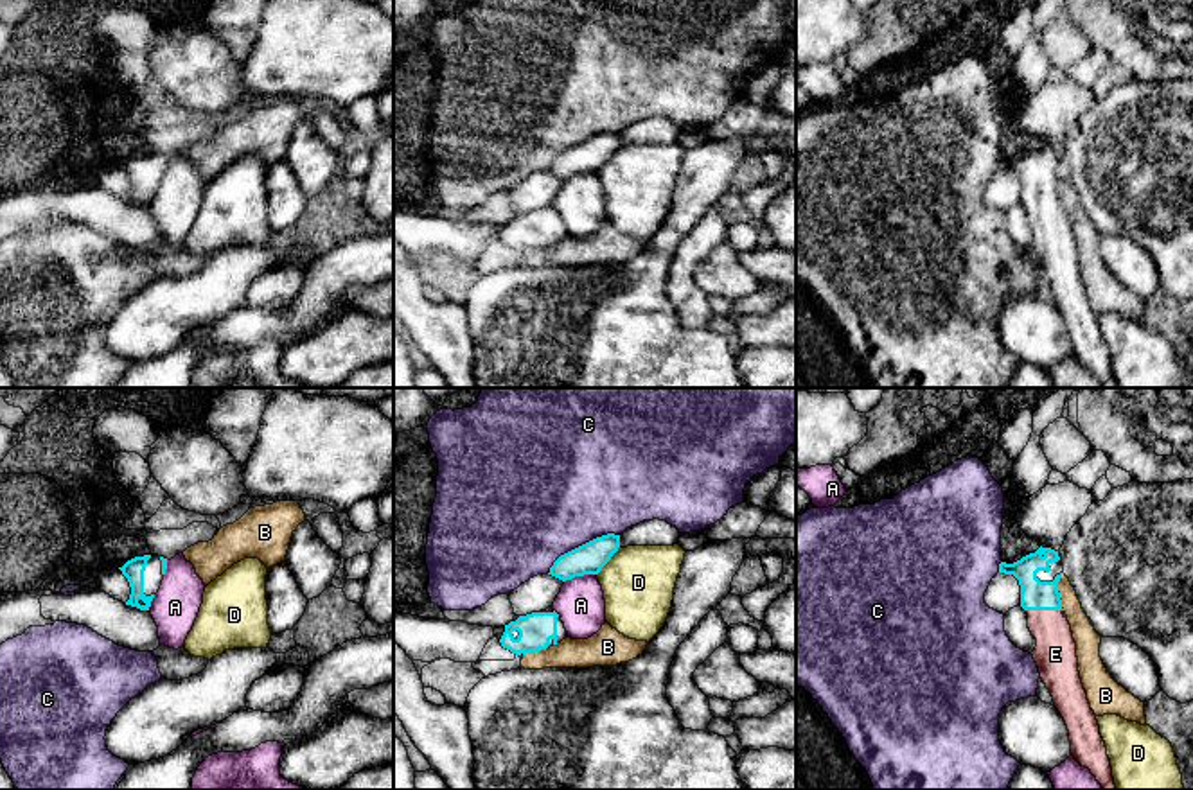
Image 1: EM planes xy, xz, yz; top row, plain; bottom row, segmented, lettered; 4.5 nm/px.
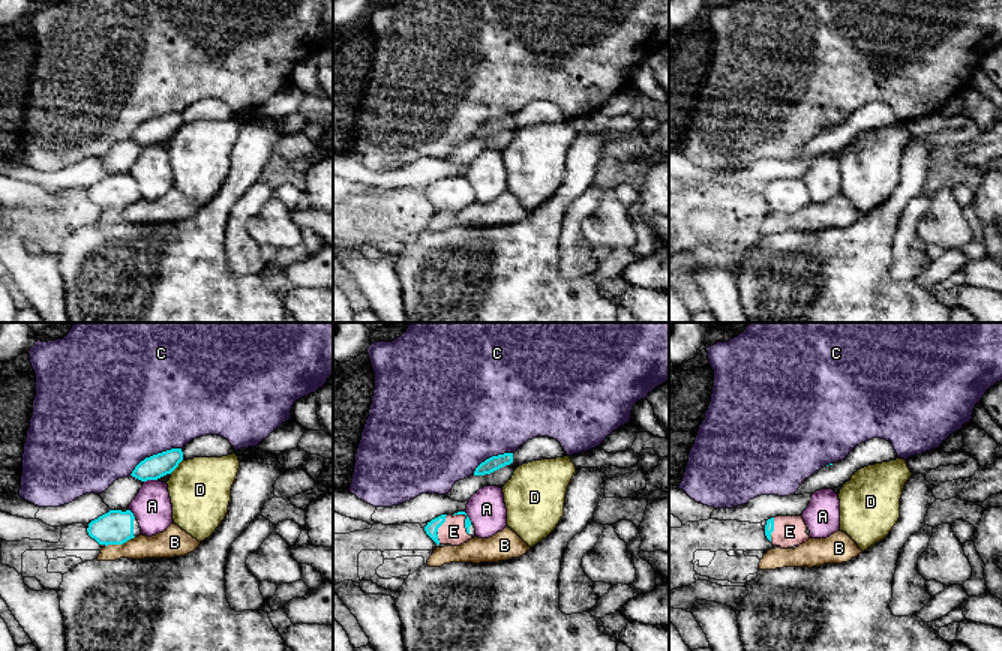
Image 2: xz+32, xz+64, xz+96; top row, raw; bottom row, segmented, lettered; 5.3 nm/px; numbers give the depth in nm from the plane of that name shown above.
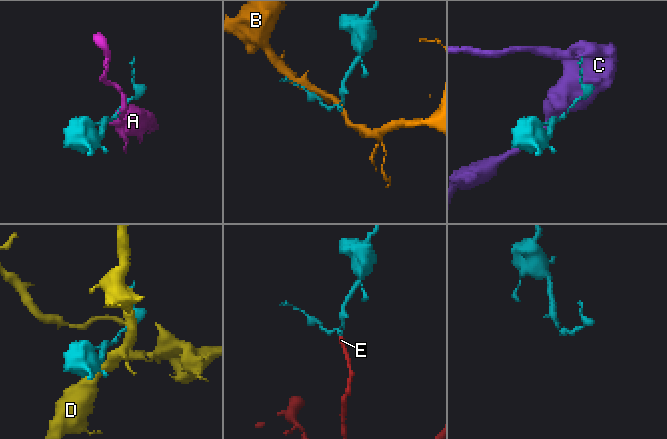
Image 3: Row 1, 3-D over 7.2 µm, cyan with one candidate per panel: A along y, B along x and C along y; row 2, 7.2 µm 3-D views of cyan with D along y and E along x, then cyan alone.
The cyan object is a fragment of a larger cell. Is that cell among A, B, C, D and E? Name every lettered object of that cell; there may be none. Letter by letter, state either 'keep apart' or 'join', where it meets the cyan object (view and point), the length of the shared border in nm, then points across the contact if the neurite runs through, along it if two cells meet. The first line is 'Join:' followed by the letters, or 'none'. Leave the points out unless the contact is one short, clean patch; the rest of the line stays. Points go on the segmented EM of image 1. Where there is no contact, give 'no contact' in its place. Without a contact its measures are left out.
Join: E
A: keep apart; meets cyan in xz at (579, 575); contact 150 nm long
B: keep apart; meets cyan in yz at (1057, 591); contact 170 nm long
C: keep apart; meets cyan in xz at (583, 544); contact 360 nm long
D: keep apart; meets cyan in xz at (609, 559); contact 170 nm long
E: join; meets cyan in yz at (1044, 609); contact 160 nm long; runs through yz (1035, 595), (1044, 609), (1055, 654)

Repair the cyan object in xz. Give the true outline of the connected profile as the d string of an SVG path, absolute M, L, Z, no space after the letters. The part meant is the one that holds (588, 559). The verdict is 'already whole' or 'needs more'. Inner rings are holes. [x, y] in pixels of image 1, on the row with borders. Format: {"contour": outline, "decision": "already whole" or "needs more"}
{"contour": "M620 535L596 537L564 555L550 567L552 576L566 582L575 576L598 575L620 548Z", "decision": "already whole"}

